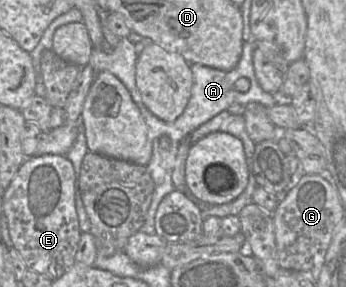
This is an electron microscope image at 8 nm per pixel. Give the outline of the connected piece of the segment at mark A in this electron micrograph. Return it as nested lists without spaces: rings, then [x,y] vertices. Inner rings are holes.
[[[244,42],[243,52],[239,63],[231,71],[221,71],[200,64],[191,64],[190,68],[193,74],[193,86],[191,97],[183,111],[183,113],[173,122],[165,122],[153,115],[147,108],[139,108],[141,115],[147,125],[148,138],[152,141],[153,154],[146,165],[146,168],[151,175],[155,190],[153,192],[151,205],[147,212],[146,220],[140,229],[140,232],[146,234],[155,234],[155,214],[162,199],[175,190],[172,173],[176,162],[178,147],[181,141],[188,137],[195,129],[211,120],[221,112],[227,111],[233,103],[239,103],[245,106],[249,103],[259,103],[266,108],[275,106],[276,98],[265,92],[259,85],[253,66],[252,54],[255,48],[254,43]],[[245,78],[249,81],[249,89],[242,93],[235,89],[237,80]]]

